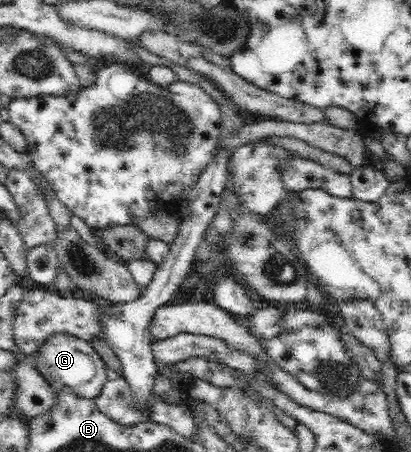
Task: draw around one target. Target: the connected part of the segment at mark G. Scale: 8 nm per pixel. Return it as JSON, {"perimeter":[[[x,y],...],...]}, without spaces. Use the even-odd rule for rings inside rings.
{"perimeter":[[[68,333],[51,335],[40,345],[35,359],[39,371],[52,382],[54,389],[69,389],[76,396],[88,399],[98,399],[108,379],[112,377],[104,360],[90,342]]]}

